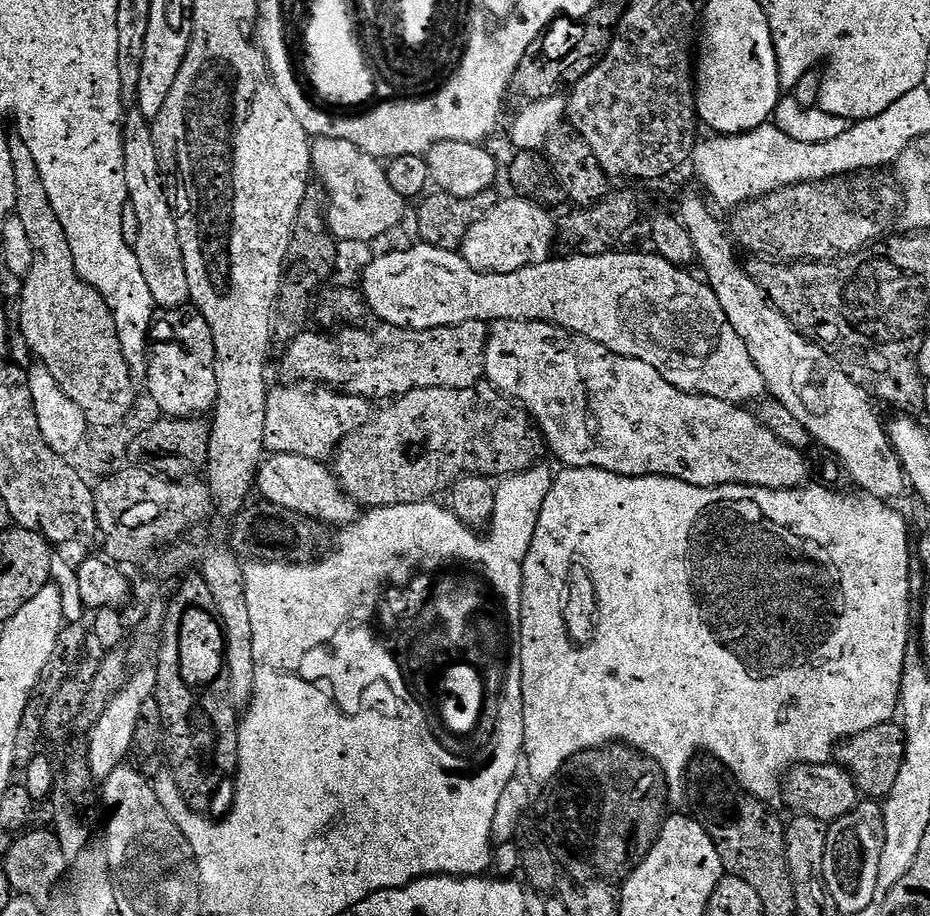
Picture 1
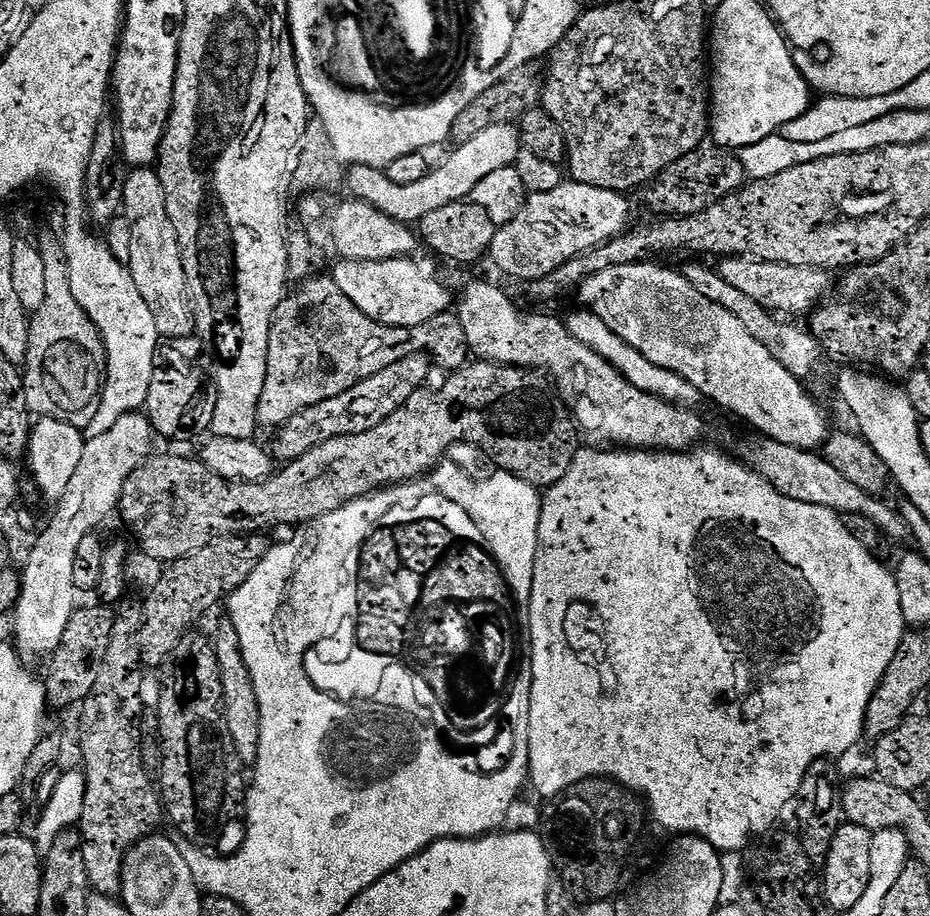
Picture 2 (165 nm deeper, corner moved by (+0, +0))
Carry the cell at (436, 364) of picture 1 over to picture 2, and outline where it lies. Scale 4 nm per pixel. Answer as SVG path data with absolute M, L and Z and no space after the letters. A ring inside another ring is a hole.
M330 290L328 292L328 300L320 306L320 324L318 328L314 326L314 320L318 318L318 314L312 318L310 326L302 326L302 328L294 328L294 322L282 322L280 324L280 315L277 312L272 319L270 326L270 346L268 347L268 365L266 366L266 386L262 386L262 398L258 398L258 414L256 415L256 423L261 429L269 428L275 430L281 424L285 424L290 418L294 418L294 414L298 414L302 410L306 410L306 406L318 406L318 402L326 402L326 398L338 398L338 394L350 390L350 386L358 386L358 382L362 382L362 378L370 378L370 374L378 374L378 370L386 370L386 366L390 366L393 362L398 362L398 358L409 356L410 354L418 354L423 352L433 365L436 364L440 368L445 368L445 373L451 374L465 364L469 363L470 353L468 351L468 343L466 342L466 330L462 330L462 322L459 315L455 311L449 310L438 314L434 318L430 318L430 322L422 322L422 326L410 326L409 328L390 328L386 324L379 324L377 320L371 320L366 314L362 314L362 310L358 310L358 306L354 306L354 302L350 302L350 298L346 298L346 294L342 294L342 290Z

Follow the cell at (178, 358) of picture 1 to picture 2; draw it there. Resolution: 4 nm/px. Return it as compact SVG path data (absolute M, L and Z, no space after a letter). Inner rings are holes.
M193 334L186 338L164 340L156 348L156 357L153 362L153 378L150 380L150 390L146 405L146 415L152 424L152 431L157 437L165 436L168 440L188 440L191 436L200 436L207 433L212 426L214 414L214 396L211 391L204 389L206 384L206 368L200 365L202 345L200 337Z

